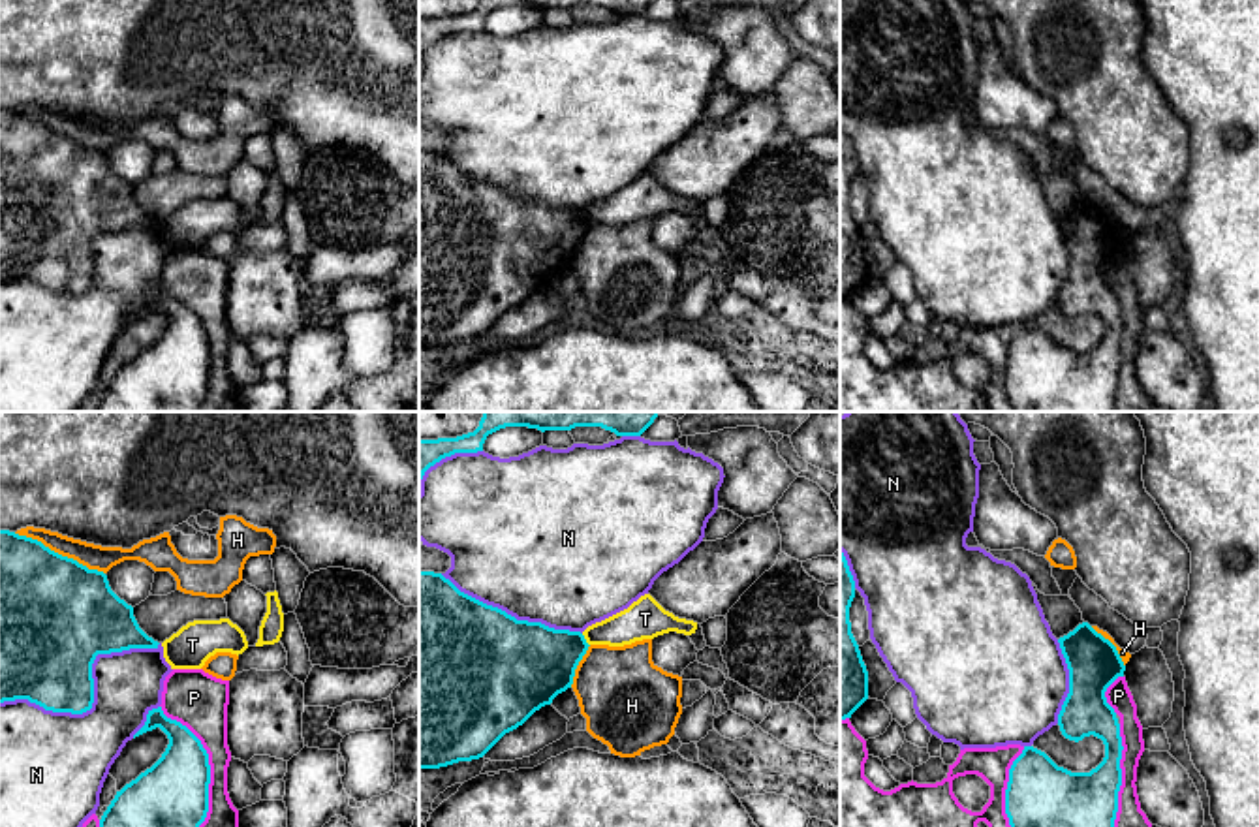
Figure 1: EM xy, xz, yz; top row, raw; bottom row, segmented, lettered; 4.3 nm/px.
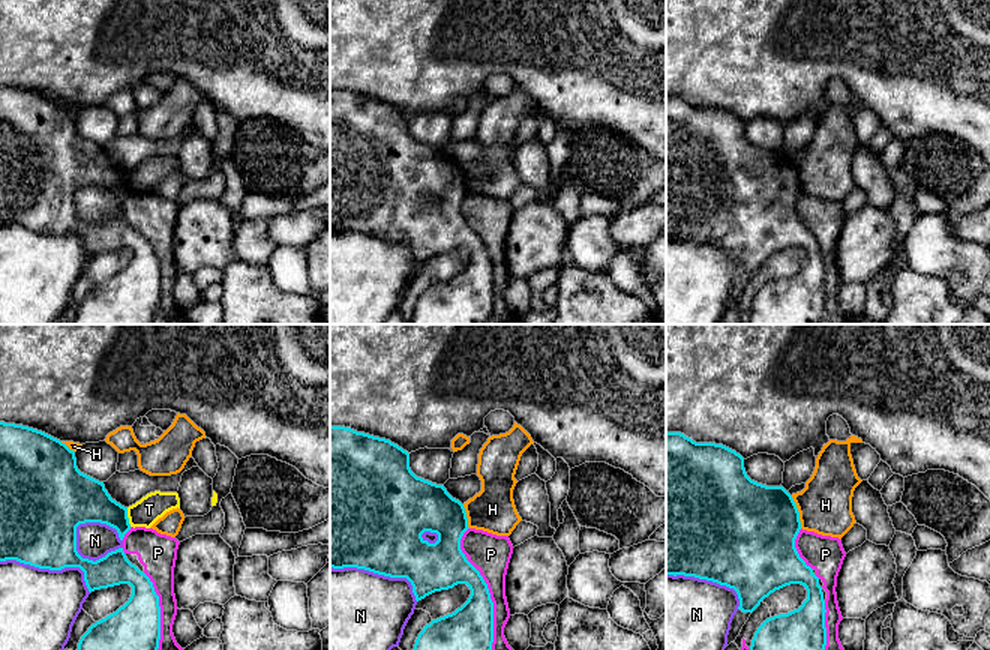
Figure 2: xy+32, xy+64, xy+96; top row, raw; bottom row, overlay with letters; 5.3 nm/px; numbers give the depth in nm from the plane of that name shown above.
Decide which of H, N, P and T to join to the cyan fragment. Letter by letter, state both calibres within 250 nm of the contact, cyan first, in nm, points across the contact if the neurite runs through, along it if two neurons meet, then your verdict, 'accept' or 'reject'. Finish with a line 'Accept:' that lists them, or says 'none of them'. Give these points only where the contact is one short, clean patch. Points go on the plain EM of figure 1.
H: calibres 460 and 110 nm; reject
N: calibres 380 and 320 nm; reject
P: calibres 340 and 200 nm; reject
T: calibres 340 and 160 nm; border xz (581, 213), (589, 224); reject
Accept: none of them

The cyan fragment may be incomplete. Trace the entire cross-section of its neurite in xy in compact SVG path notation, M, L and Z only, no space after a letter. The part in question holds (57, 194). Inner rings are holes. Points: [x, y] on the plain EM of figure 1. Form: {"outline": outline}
{"outline": "M0 109L0 282L28 278L53 291L83 293L94 282L92 242L98 233L158 227L133 195L133 186L109 165L107 154L62 135L41 120Z"}

